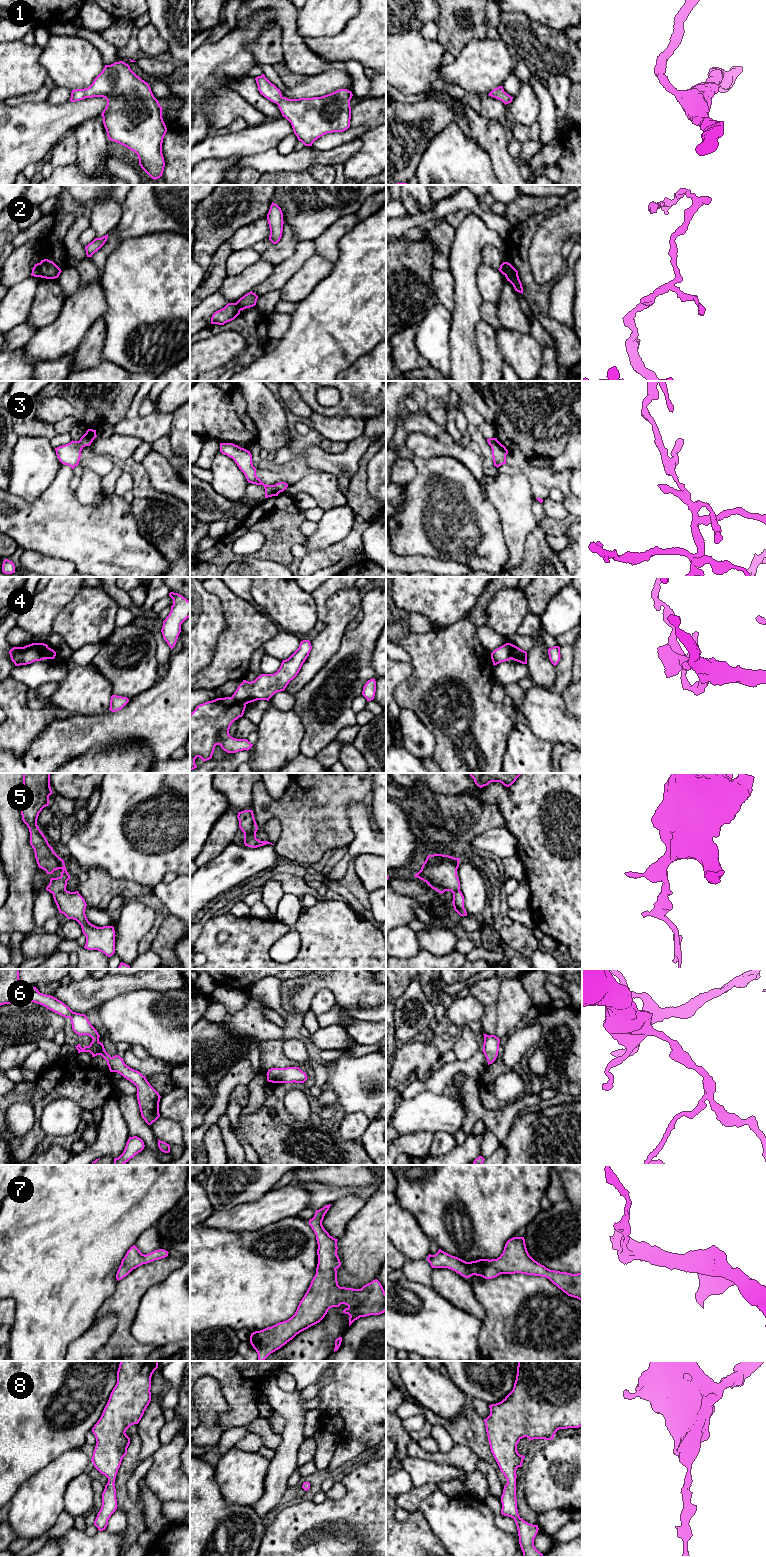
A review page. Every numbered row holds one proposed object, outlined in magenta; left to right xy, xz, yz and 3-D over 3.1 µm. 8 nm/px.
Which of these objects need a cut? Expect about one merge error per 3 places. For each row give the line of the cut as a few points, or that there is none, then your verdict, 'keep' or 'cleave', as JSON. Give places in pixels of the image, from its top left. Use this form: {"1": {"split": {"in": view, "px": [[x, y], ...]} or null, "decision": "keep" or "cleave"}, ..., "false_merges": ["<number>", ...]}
{"1": {"split": null, "decision": "keep"}, "2": {"split": {"in": "xy", "px": [[39, 263], [39, 274], [42, 277]]}, "decision": "cleave"}, "3": {"split": {"in": "xz", "px": [[274, 485], [279, 492]]}, "decision": "cleave"}, "4": {"split": null, "decision": "keep"}, "5": {"split": null, "decision": "keep"}, "6": {"split": null, "decision": "keep"}, "7": {"split": null, "decision": "keep"}, "8": {"split": null, "decision": "keep"}, "false_merges": ["2", "3"]}

